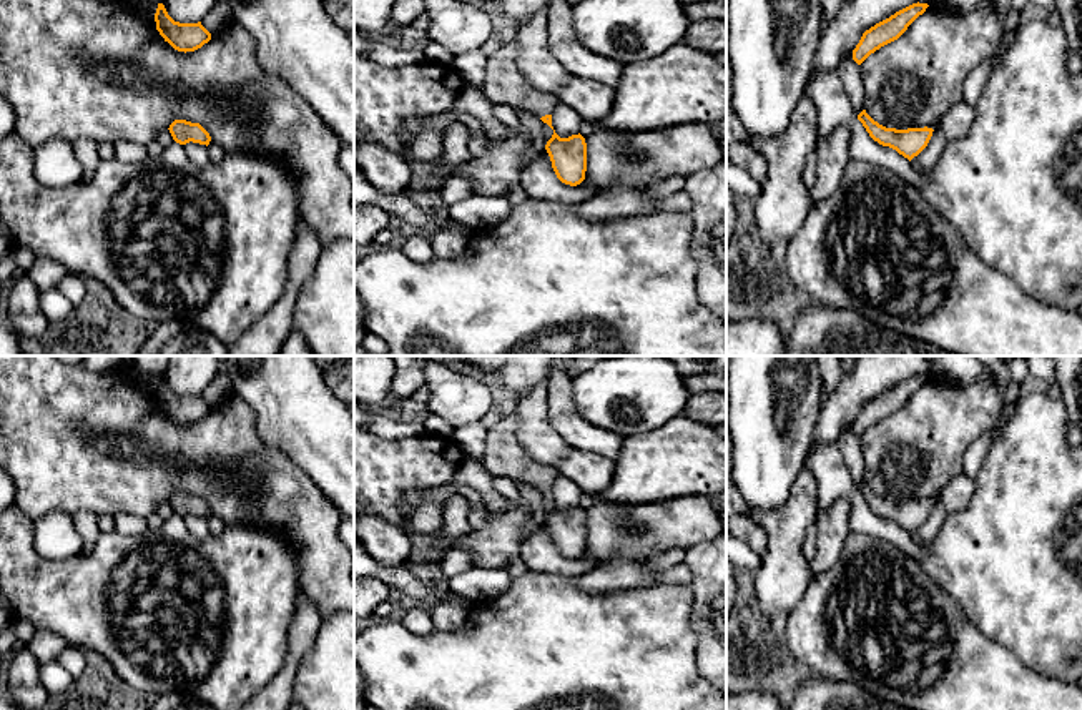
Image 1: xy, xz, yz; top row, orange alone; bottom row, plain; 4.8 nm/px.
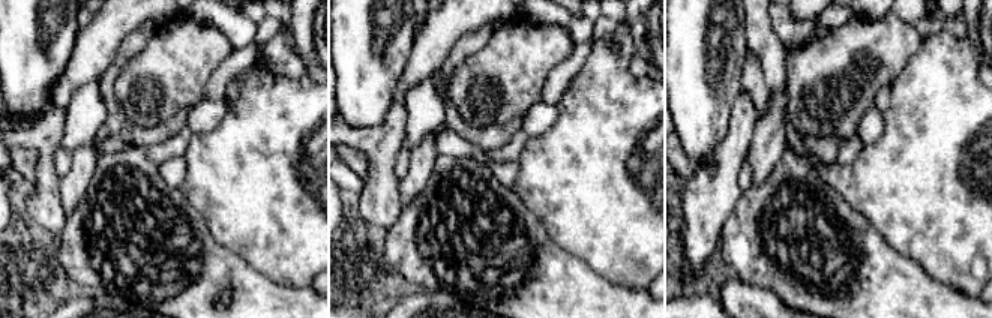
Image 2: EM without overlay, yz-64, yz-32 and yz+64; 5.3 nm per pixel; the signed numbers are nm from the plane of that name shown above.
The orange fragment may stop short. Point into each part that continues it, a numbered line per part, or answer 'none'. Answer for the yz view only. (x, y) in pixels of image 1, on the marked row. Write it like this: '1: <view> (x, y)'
none

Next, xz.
1: xz (504, 83)

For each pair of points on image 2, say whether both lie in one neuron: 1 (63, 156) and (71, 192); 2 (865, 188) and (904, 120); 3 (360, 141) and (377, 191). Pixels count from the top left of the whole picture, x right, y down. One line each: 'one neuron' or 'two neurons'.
1: two neurons
2: one neuron
3: one neuron

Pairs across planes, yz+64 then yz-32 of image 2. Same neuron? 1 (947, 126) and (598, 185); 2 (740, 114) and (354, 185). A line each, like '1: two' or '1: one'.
1: one
2: two

